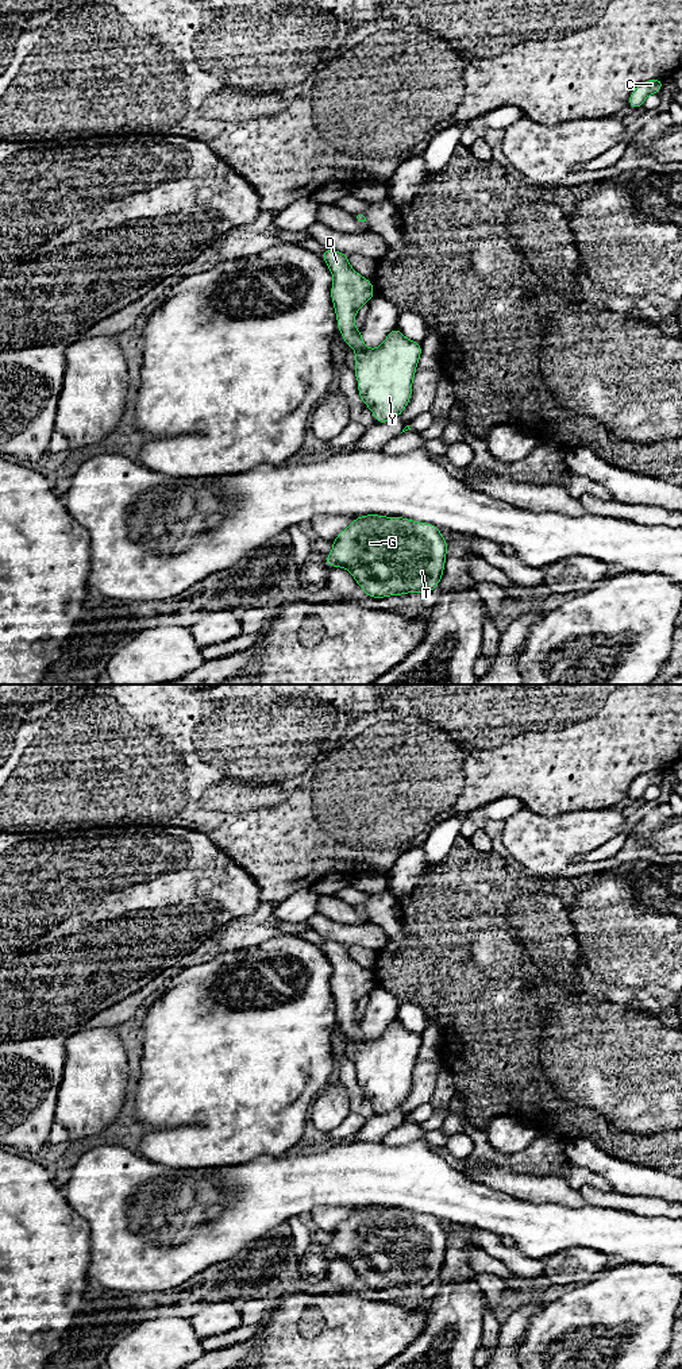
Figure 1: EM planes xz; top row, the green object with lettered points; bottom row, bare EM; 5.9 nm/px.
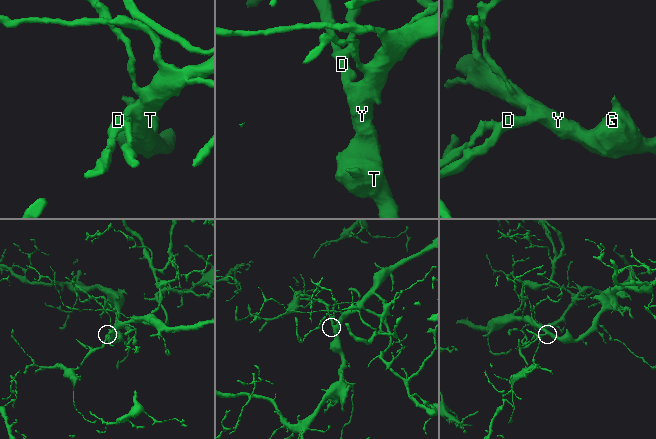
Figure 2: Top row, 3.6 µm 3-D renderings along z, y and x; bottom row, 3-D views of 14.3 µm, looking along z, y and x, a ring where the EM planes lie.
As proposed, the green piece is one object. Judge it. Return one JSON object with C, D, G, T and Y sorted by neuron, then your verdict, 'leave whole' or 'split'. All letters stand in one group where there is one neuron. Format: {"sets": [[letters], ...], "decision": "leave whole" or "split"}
{"sets": [["C", "D", "G", "T", "Y"]], "decision": "leave whole"}

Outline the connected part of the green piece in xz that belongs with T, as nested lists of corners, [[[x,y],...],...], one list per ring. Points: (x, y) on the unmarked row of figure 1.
[[[365,1206],[354,1208],[352,1215],[335,1229],[332,1242],[323,1254],[348,1261],[369,1289],[386,1289],[413,1283],[428,1285],[442,1272],[447,1238],[442,1222],[429,1214]]]

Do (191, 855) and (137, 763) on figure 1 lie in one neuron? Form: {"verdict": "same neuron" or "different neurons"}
{"verdict": "different neurons"}

